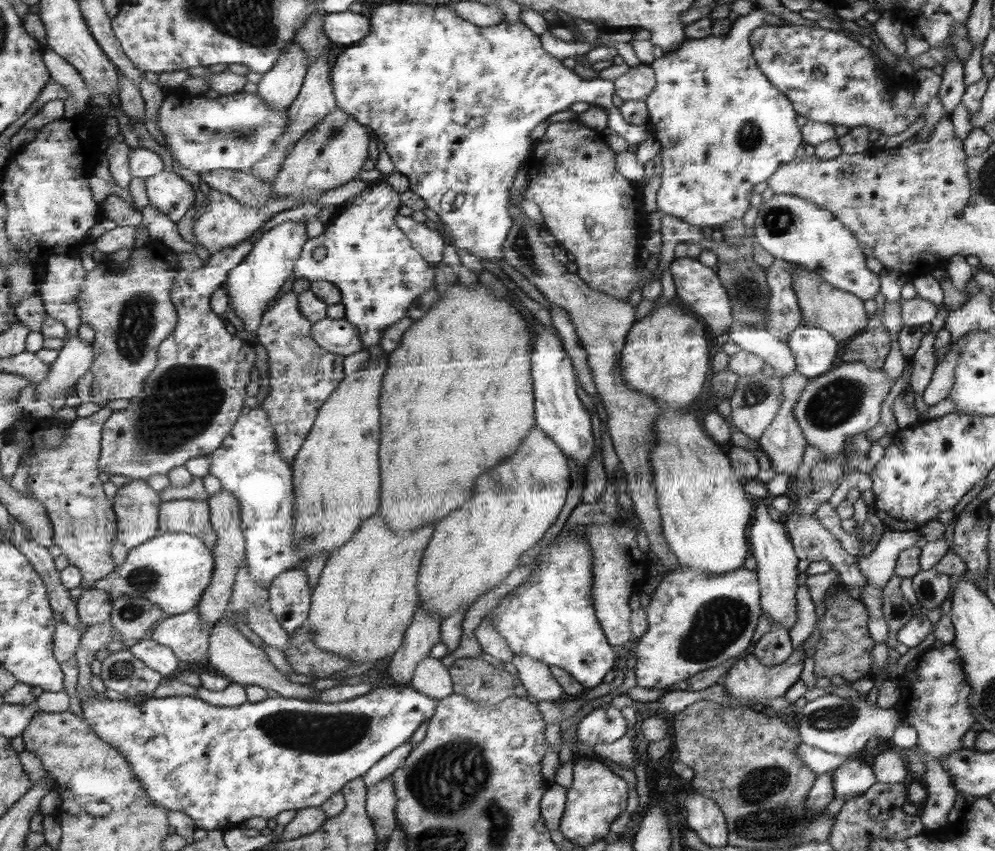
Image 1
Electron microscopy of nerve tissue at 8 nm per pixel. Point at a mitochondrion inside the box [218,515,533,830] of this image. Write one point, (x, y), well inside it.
(429, 780)

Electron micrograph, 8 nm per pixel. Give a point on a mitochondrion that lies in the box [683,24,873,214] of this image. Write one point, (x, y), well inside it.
(749, 136)

